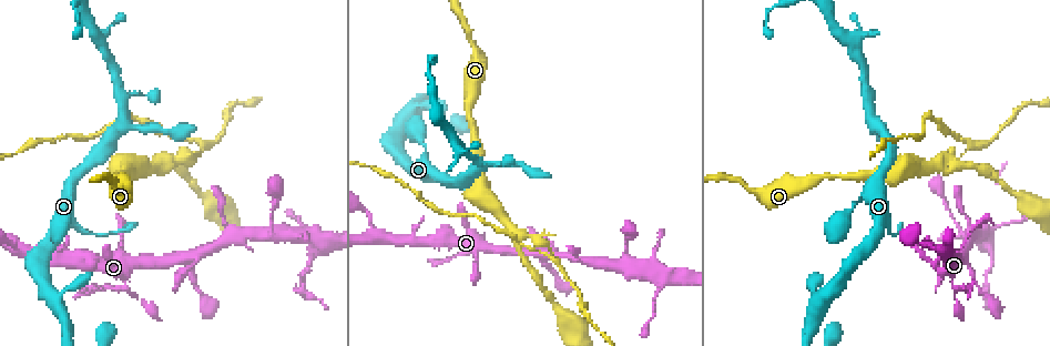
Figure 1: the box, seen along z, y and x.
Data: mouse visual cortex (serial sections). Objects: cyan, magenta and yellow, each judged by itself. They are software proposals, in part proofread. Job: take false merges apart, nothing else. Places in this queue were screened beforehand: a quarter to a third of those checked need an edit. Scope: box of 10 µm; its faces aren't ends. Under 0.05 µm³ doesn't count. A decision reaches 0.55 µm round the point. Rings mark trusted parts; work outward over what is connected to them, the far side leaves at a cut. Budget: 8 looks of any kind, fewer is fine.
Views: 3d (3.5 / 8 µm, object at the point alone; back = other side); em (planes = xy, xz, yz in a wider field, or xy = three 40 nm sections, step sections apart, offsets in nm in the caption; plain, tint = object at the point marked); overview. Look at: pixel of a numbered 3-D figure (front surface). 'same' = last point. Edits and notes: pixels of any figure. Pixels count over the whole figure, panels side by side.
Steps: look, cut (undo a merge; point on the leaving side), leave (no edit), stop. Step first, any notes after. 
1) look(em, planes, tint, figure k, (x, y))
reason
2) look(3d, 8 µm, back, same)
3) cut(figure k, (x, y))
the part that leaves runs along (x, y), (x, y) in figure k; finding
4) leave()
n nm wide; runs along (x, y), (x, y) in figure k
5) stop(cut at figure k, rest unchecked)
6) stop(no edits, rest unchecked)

look(em, planes, tint, figure 1, (482, 165))
abrupt turn

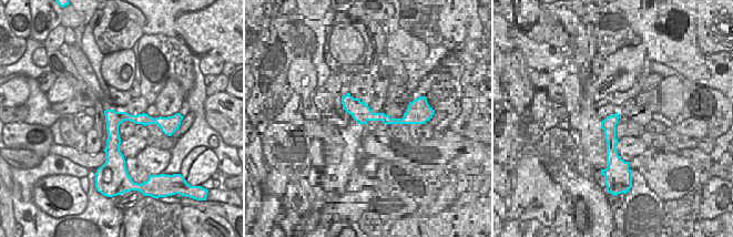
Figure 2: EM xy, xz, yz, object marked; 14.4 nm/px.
look(3d, 3.5 µm, same)
wider look

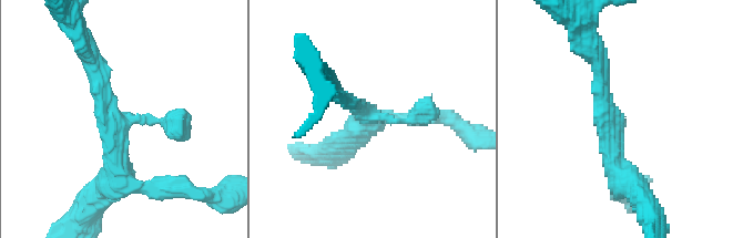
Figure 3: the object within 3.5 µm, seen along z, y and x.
leave()
runs along (108, 183), (115, 122), (159, 118), (183, 135) in figure 3; all the same cell

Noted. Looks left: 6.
look(3d, 3.5 µm, figure 1, (943, 251))
arms part here

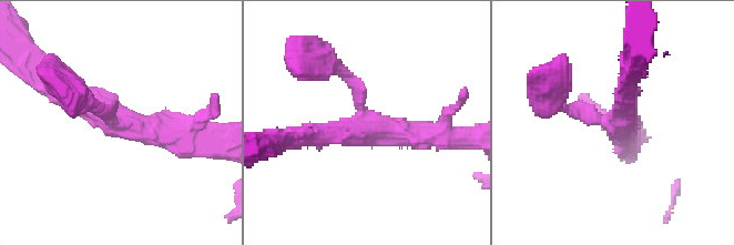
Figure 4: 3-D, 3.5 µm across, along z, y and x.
look(em, xy, step 1, tint, figure 4, (620, 121))
3 arms; arms of 150, 300, 350 nm; now the EM

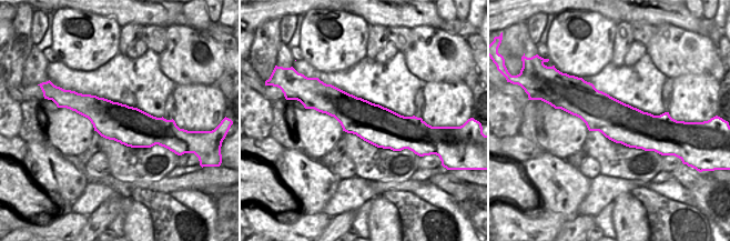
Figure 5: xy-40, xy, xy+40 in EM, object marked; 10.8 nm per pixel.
look(em, planes, tint, same)

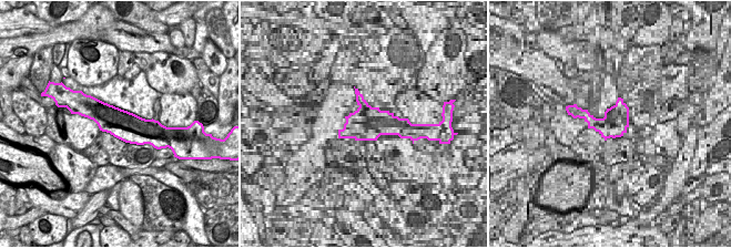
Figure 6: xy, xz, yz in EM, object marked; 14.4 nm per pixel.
leave()
runs along (438, 136), (370, 131), (339, 71) in figure 4; continuous, no second cell

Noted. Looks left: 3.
look(3d, 3.5 µm, figure 1, (185, 257))
side arm on a straight run

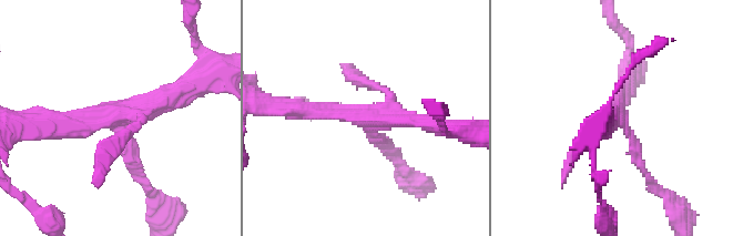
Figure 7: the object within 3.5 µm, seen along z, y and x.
look(em, xy, step 2, tint, figure 7, (364, 119))
shape alone is not enough

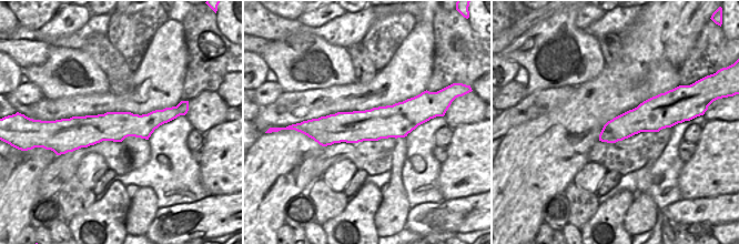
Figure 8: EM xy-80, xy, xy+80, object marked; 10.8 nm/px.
look(em, xy, step 1, tint, same)
another direction

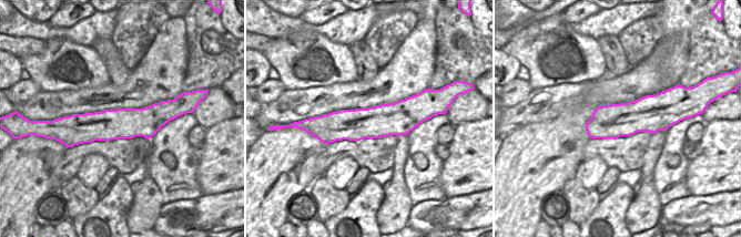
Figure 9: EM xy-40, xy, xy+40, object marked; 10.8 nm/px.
leave()
runs along (44, 125), (143, 112), (184, 89) in figure 7; one cell here

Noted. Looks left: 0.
stop(no edits, rest unchecked)

